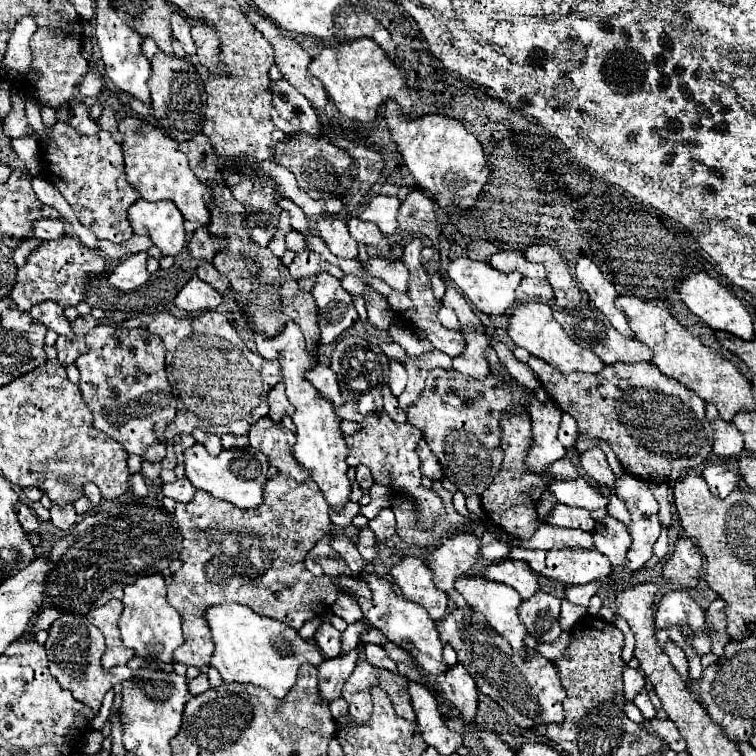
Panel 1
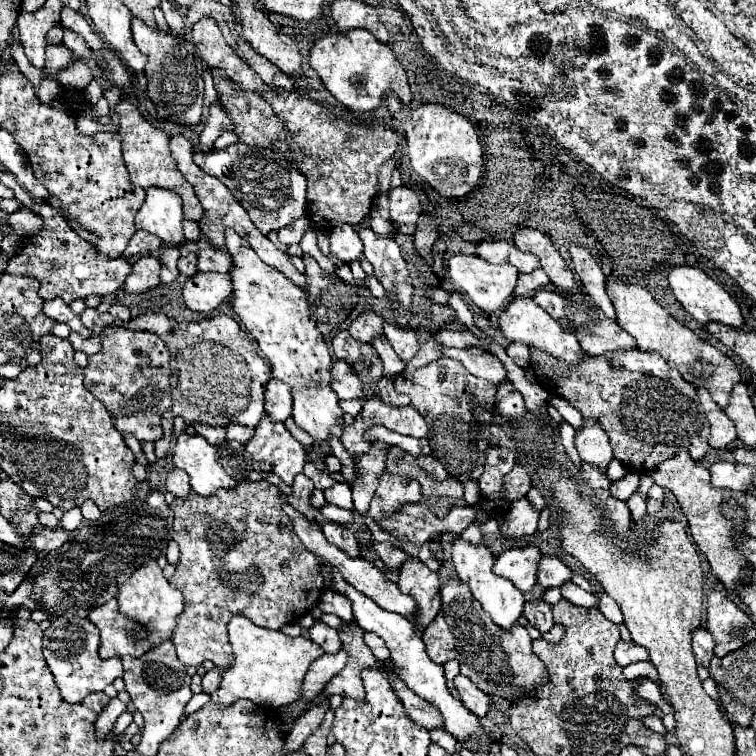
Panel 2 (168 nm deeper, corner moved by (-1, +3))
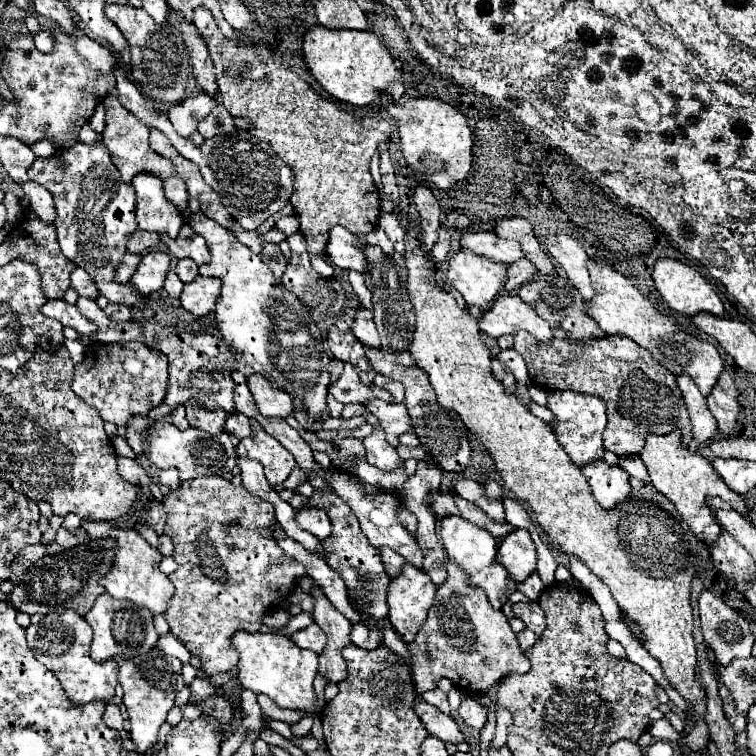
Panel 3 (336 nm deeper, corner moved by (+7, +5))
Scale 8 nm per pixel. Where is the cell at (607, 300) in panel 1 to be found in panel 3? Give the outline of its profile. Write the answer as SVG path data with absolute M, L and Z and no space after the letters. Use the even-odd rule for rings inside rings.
M551 235L547 237L547 251L555 263L567 273L569 281L579 289L585 301L591 301L593 287L585 263L589 261L585 249L569 235Z

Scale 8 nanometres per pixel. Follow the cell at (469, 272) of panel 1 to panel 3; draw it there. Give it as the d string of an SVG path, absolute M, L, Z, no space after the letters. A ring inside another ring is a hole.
M461 249L447 261L447 283L455 287L469 305L487 307L507 281L507 265L475 257Z

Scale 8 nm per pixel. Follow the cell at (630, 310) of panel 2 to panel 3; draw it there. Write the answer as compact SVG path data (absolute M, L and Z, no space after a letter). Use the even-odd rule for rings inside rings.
M589 261L587 267L589 267L591 283L595 289L595 297L591 303L587 303L587 311L597 321L597 325L607 335L623 335L623 337L637 341L637 345L651 351L651 355L663 367L667 367L671 373L691 375L691 379L701 389L701 393L705 397L709 397L709 393L713 391L713 387L719 379L719 373L723 371L723 359L721 359L719 351L715 349L715 345L705 343L705 341L685 333L683 327L677 327L673 317L663 315L629 279L625 279L615 269L593 263L593 261Z

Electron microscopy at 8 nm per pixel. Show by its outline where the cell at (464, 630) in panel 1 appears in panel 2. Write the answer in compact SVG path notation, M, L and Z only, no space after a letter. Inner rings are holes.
M451 579L441 587L441 609L439 615L423 631L423 643L427 655L435 663L447 663L455 659L461 673L483 691L495 697L517 701L527 687L537 687L547 683L547 669L531 651L531 637L527 629L519 623L511 631L503 631L493 623L493 619L483 611L481 603L471 595L471 589Z

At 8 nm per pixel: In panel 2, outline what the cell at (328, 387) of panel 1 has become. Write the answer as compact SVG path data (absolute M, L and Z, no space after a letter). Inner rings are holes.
M335 361L333 363L333 391L337 393L339 399L361 399L361 397L373 397L375 391L373 387L367 387L353 371L349 363Z

